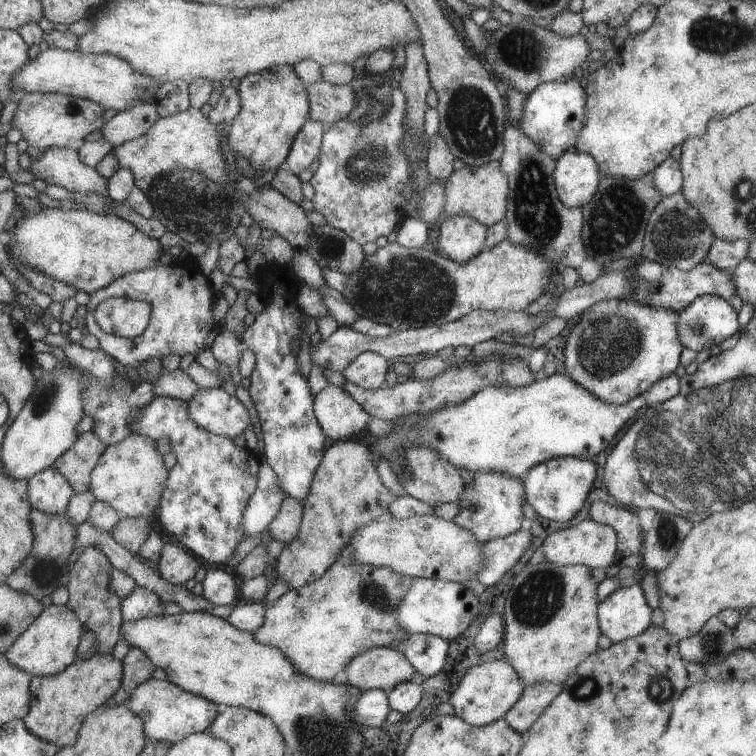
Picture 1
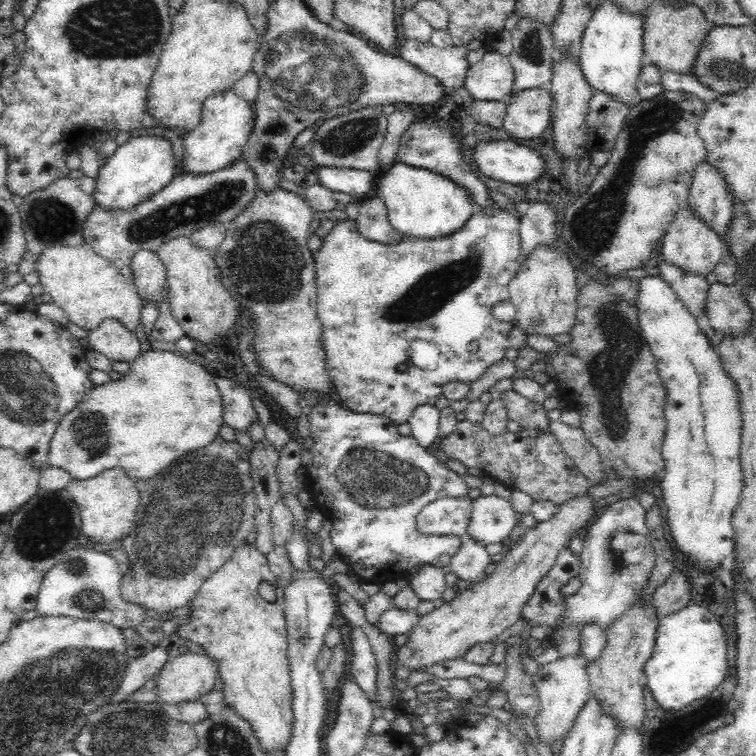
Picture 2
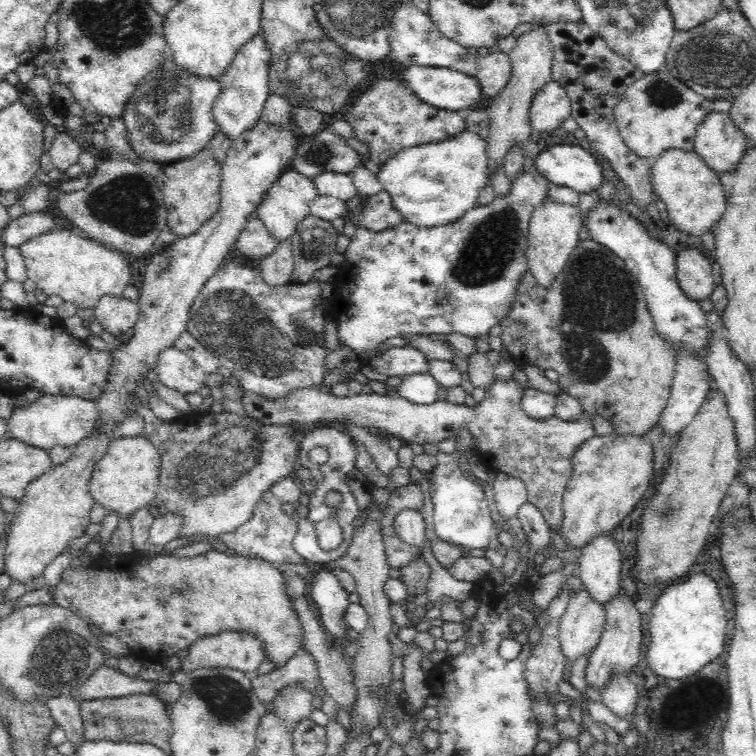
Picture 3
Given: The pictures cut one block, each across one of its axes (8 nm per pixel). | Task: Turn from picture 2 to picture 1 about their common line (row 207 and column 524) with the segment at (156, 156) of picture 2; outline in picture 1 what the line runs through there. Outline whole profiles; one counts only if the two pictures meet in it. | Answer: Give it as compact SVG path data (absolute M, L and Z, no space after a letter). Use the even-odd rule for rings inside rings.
M576 78L546 82L536 86L525 98L521 108L521 132L531 138L549 158L559 158L566 150L574 150L579 131L587 118L586 95Z

